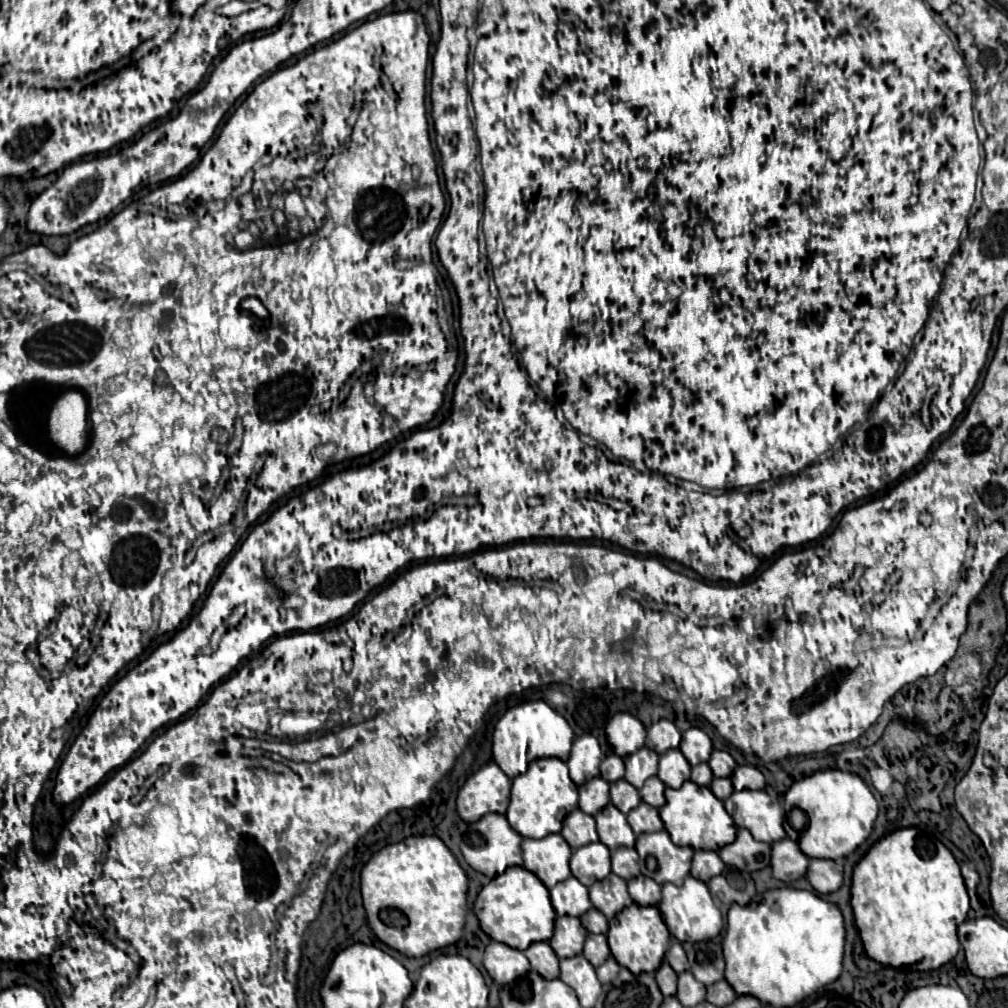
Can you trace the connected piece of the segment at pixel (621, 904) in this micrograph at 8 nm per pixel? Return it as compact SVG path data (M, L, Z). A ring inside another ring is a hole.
M608 874L604 880L598 880L590 886L590 902L610 920L628 904L632 904L632 898L628 894L626 882L616 874Z

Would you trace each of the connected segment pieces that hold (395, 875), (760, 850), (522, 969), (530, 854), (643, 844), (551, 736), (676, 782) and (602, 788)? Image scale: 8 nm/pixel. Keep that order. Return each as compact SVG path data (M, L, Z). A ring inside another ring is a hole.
M410 836L376 852L362 868L366 918L378 940L404 956L426 956L462 938L468 878L438 836Z
M740 828L736 840L724 846L718 854L724 860L724 864L748 872L762 870L770 864L770 844L754 840L752 834L744 828Z
M490 942L484 952L484 968L496 984L504 986L526 974L530 970L530 962L524 952L502 942Z
M548 834L546 838L522 840L524 868L534 872L546 888L554 888L558 882L570 876L570 846L560 834Z
M666 830L640 834L636 838L636 850L640 854L640 872L658 884L682 884L690 874L694 850L676 846Z
M544 700L526 702L510 708L496 724L494 738L492 738L494 762L500 764L502 772L508 778L516 778L518 774L526 772L528 760L530 762L536 758L568 760L572 740L574 740L574 732L570 730L568 722L556 710L552 710ZM526 750L528 750L528 758L526 758Z
M668 750L660 756L658 778L670 788L680 788L684 780L690 780L690 764L680 750Z
M592 778L588 784L580 786L580 800L578 800L578 808L582 812L588 812L590 816L594 816L596 812L600 812L606 804L610 802L610 794L608 794L608 782L598 778Z

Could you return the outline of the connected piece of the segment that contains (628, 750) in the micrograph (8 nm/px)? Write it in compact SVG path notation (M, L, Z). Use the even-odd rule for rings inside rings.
M620 712L610 718L606 726L606 736L614 748L614 754L624 758L644 746L646 730L638 718L634 718L632 714Z

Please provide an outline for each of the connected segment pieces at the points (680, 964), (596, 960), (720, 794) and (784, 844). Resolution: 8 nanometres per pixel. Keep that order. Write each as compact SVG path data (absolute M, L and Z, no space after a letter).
M676 942L670 946L670 950L666 952L666 962L674 968L674 972L684 972L688 970L688 962L686 962L686 954L682 950L682 946Z
M588 934L582 954L586 956L586 960L594 968L598 968L600 964L604 964L608 960L608 956L610 956L610 948L608 948L606 936L604 934Z
M714 778L712 784L710 784L710 790L712 790L714 796L720 798L720 800L726 800L726 798L734 792L730 778Z
M790 838L772 844L772 874L786 884L802 878L808 870L808 856L804 856L798 844Z

